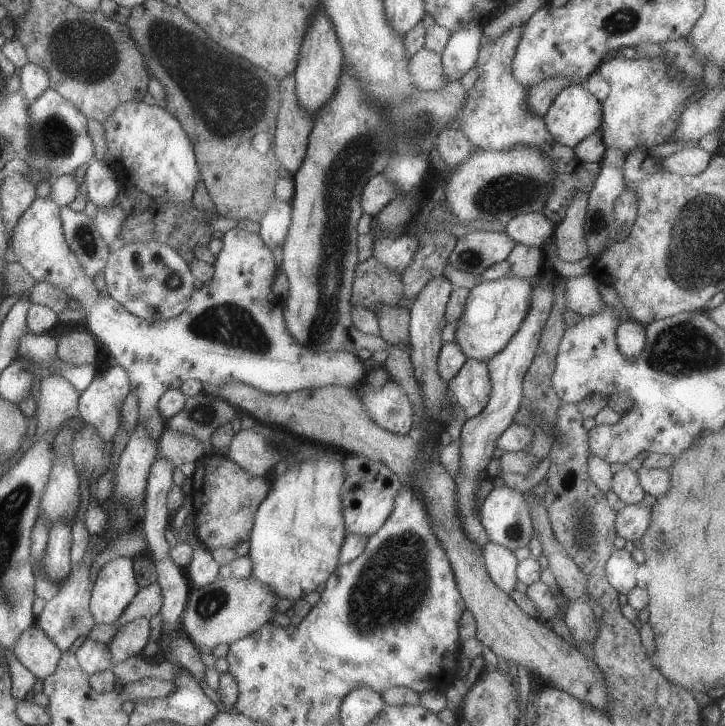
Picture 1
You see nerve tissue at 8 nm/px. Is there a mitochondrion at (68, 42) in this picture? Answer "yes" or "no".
yes

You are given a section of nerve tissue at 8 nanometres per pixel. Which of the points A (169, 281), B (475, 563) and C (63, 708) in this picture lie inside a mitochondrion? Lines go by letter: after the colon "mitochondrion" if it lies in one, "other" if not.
A: other
B: other
C: other

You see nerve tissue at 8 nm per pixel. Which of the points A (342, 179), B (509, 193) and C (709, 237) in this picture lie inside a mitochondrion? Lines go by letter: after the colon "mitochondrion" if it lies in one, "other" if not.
A: mitochondrion
B: mitochondrion
C: mitochondrion

